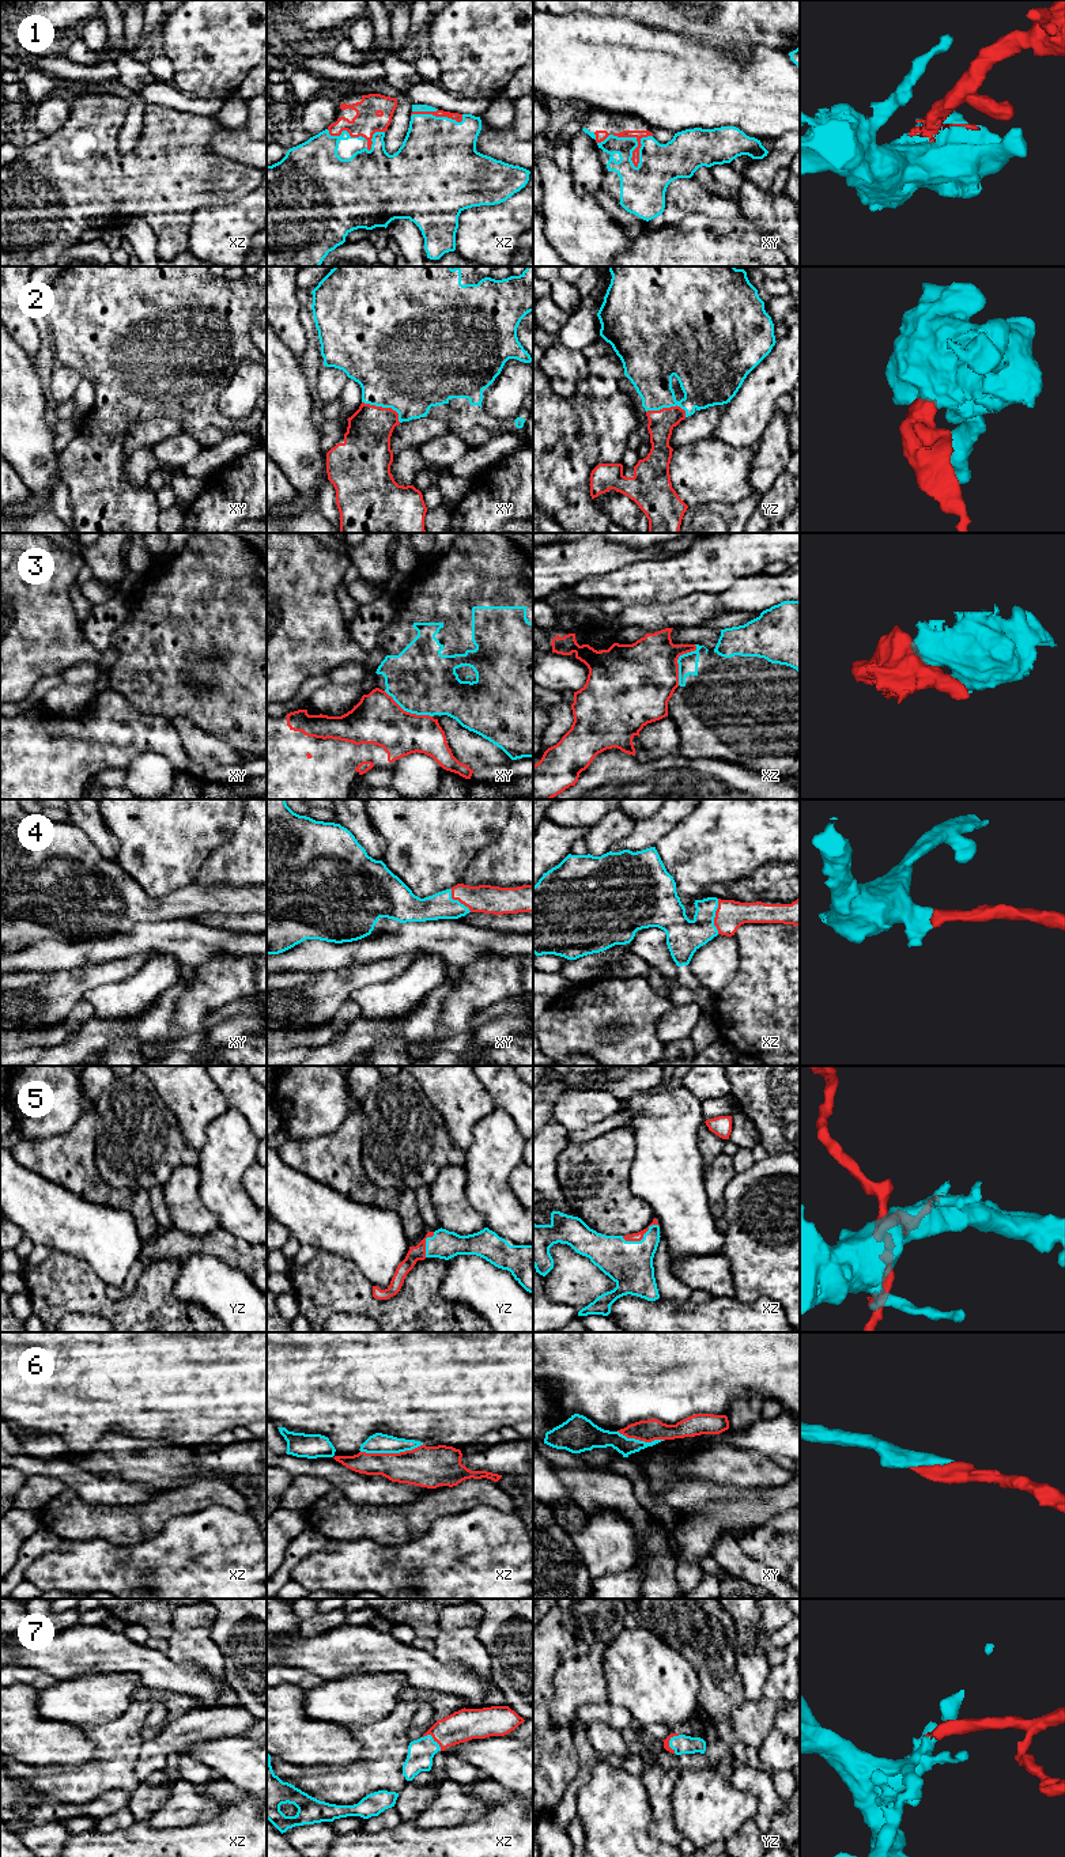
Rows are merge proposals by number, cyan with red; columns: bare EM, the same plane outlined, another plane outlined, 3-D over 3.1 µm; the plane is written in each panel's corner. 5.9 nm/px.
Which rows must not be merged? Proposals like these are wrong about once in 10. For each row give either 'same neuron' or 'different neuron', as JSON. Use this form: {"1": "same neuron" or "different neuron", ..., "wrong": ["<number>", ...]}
{"1": "same neuron", "2": "same neuron", "3": "different neuron", "4": "same neuron", "5": "same neuron", "6": "same neuron", "7": "same neuron", "wrong": ["3"]}

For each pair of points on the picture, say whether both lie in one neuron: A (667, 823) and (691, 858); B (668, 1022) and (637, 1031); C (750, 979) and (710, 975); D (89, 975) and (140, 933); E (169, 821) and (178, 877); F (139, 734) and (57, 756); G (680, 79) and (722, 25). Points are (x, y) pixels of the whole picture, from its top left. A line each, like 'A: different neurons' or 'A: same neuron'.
A: different neurons
B: different neurons
C: different neurons
D: different neurons
E: same neuron
F: same neuron
G: different neurons

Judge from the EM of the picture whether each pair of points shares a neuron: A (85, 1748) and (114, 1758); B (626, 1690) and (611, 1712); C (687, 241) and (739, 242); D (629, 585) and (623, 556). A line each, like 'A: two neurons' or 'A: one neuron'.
A: two neurons
B: two neurons
C: one neuron
D: two neurons

